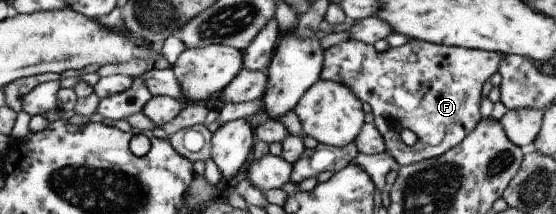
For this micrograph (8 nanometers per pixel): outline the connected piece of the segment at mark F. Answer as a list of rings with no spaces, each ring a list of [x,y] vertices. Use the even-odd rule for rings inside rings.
[[[408,39],[408,42],[402,46],[388,47],[380,52],[374,50],[372,45],[346,40],[323,50],[319,78],[347,86],[356,98],[370,106],[373,125],[380,133],[385,146],[384,152],[403,167],[444,154],[477,125],[482,118],[478,111],[481,100],[480,87],[497,71],[500,61],[505,56],[508,55],[464,47],[435,45],[418,39]],[[402,130],[410,130],[415,134],[416,141],[412,146],[402,143],[400,139]]]

